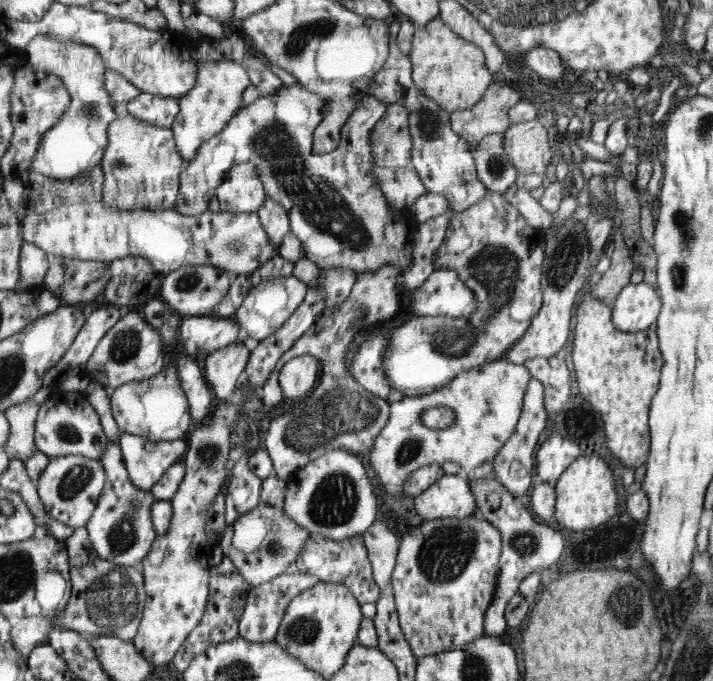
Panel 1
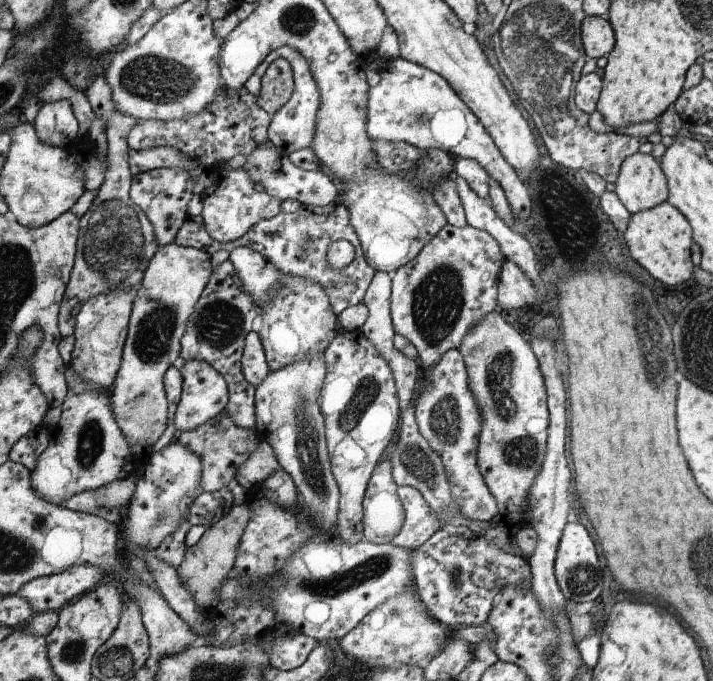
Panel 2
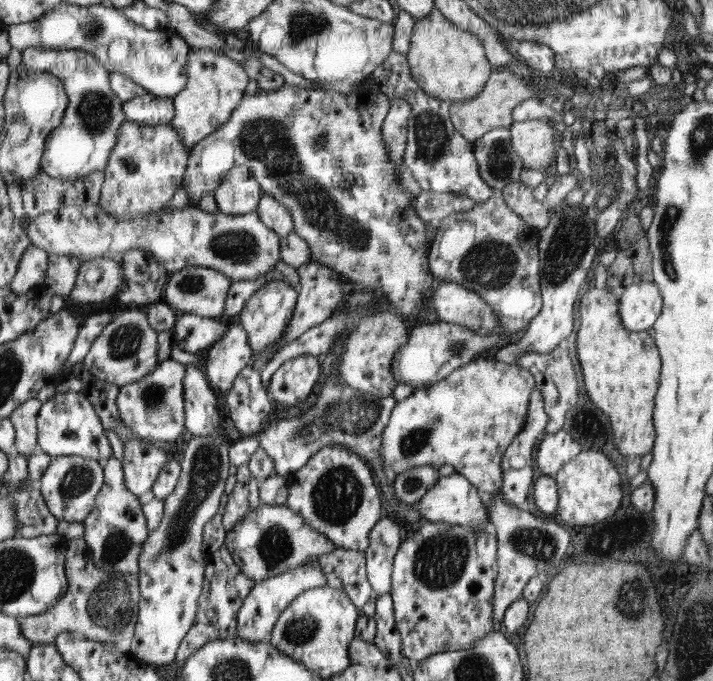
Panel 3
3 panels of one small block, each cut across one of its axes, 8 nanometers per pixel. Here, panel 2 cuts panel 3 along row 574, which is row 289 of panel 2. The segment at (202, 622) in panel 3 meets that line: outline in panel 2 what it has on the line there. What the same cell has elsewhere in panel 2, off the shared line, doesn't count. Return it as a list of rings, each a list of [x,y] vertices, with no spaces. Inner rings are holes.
[[[230,259],[214,267],[213,277],[206,285],[200,300],[189,318],[188,328],[181,338],[181,356],[179,362],[198,359],[210,363],[219,371],[228,383],[229,404],[226,412],[237,425],[254,429],[257,424],[256,390],[246,379],[241,369],[244,356],[245,338],[252,332],[252,322],[260,313],[260,308],[253,296],[246,291],[237,267]]]

